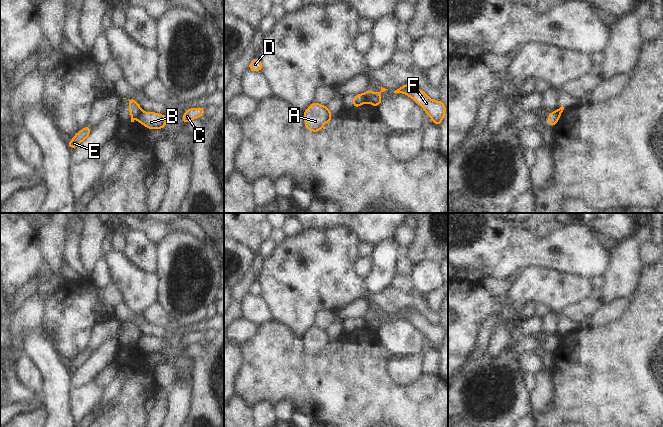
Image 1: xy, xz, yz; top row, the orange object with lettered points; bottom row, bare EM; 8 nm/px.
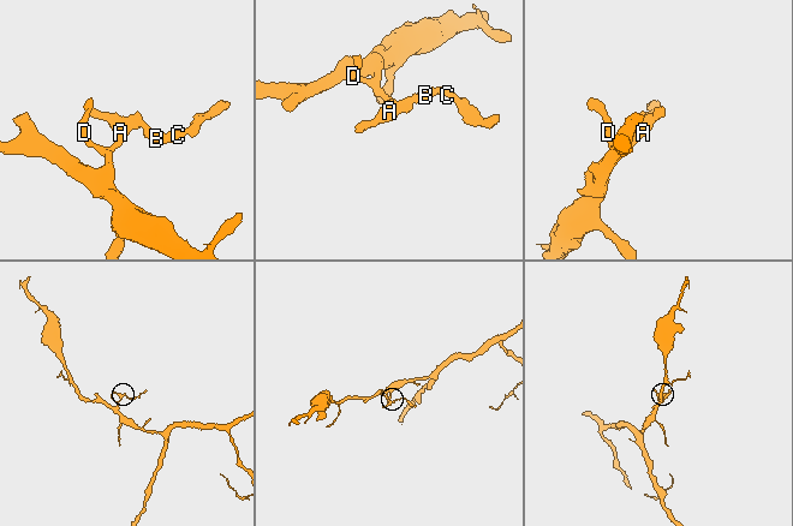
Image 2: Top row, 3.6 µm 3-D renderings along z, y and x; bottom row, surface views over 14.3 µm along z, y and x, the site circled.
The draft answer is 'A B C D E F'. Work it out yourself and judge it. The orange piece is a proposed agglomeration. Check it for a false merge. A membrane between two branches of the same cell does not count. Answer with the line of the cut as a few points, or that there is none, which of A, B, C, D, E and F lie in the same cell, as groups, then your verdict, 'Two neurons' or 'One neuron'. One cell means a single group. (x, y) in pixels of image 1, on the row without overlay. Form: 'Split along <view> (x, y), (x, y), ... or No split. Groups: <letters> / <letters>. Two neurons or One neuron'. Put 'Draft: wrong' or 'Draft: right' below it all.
Split along xz (363, 317), (368, 326). Groups: A D E / B C F. Two neurons
Draft: wrong

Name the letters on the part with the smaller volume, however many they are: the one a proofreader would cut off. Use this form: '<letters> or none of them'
B, C, F

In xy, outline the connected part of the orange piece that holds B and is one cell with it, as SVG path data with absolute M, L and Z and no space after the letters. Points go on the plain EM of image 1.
M142 336L137 342L137 346L143 348L147 353L158 352L162 354L167 347L167 342L164 338L156 336Z

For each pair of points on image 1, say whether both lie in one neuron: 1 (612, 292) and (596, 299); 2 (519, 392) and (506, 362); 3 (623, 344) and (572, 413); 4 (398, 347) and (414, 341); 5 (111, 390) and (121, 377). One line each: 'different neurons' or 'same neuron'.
1: different neurons
2: same neuron
3: same neuron
4: same neuron
5: same neuron

